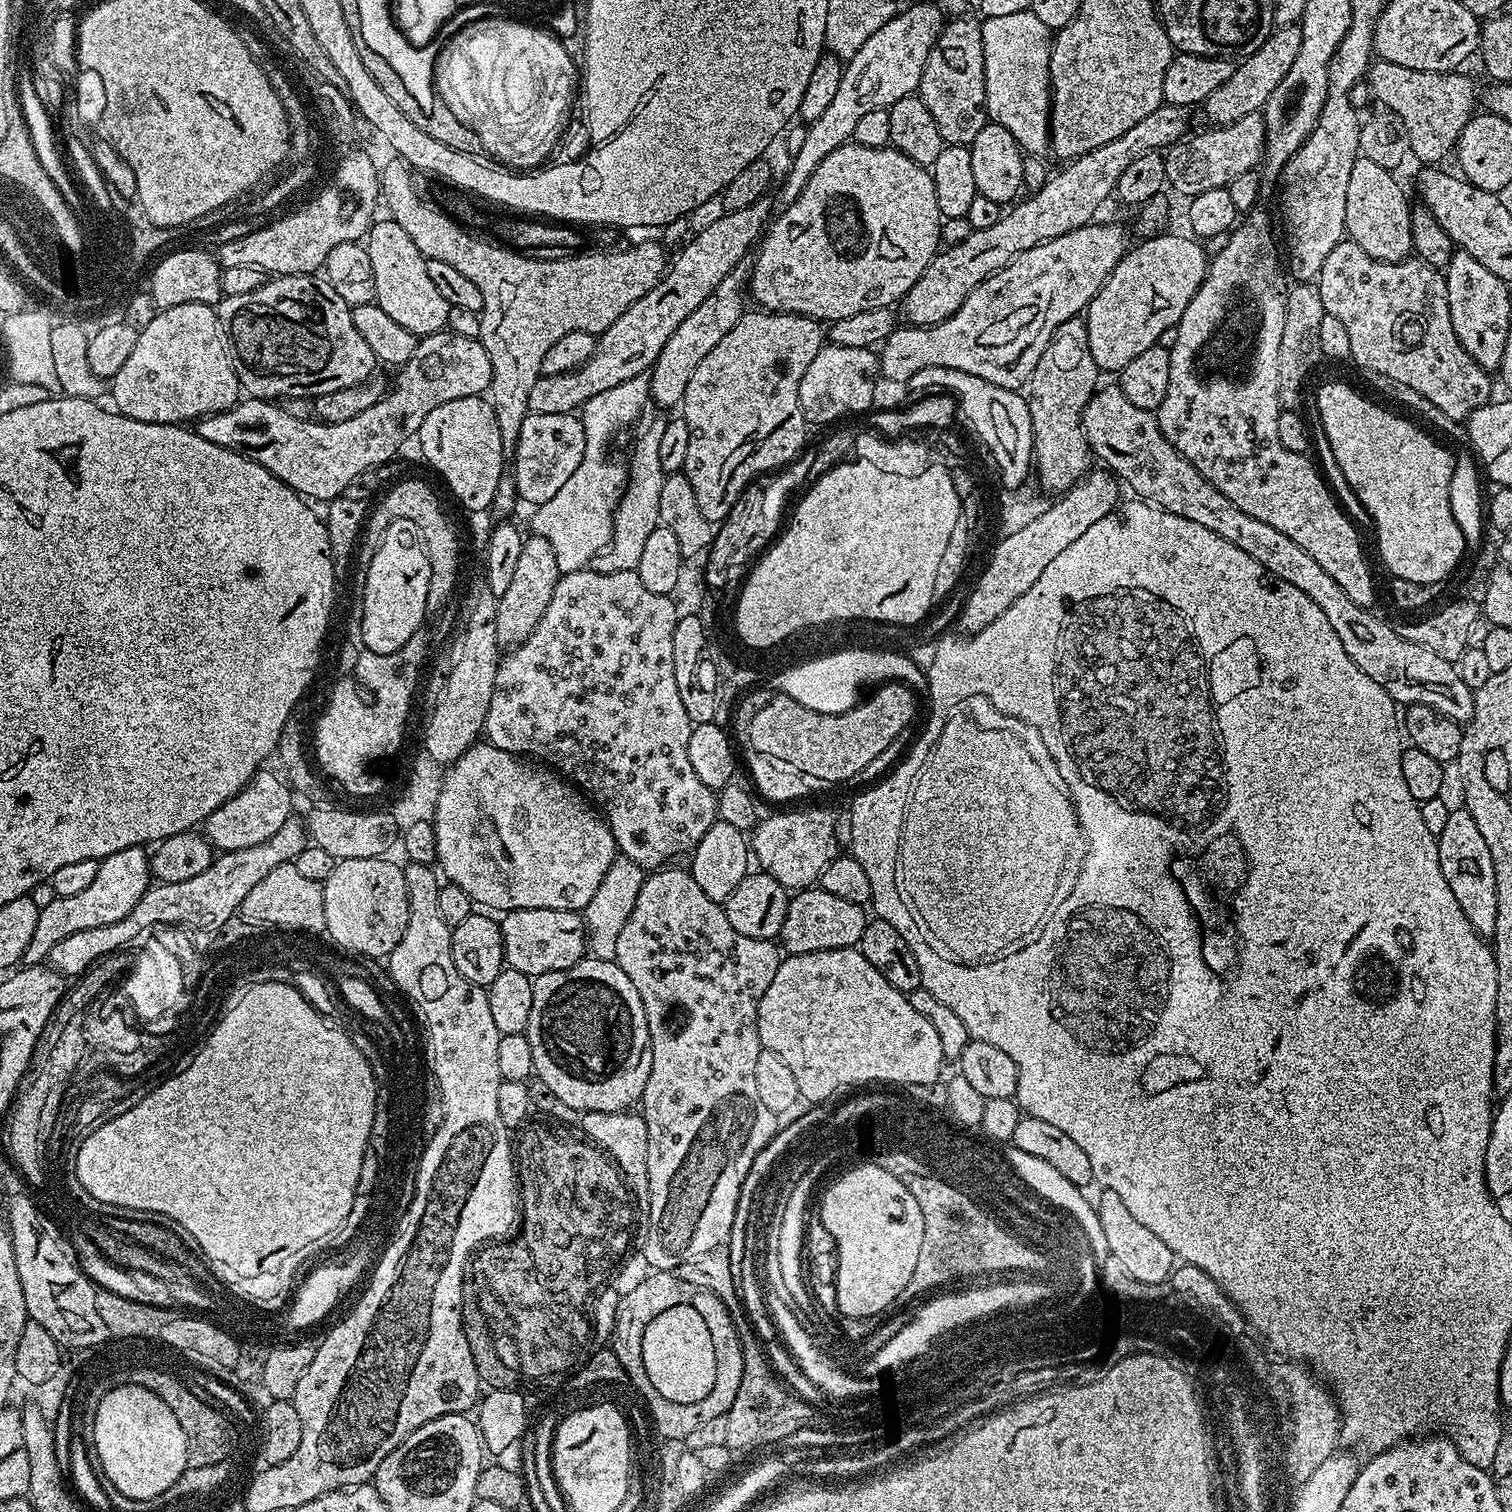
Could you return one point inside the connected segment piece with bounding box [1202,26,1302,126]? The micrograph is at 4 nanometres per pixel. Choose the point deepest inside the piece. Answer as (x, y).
(1255, 77)

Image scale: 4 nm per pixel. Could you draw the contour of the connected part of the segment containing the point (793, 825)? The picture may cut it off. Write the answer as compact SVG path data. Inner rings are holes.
M804 808L801 812L776 812L773 816L768 816L760 825L757 826L753 832L750 832L750 848L754 853L754 860L756 860L761 869L772 875L775 880L784 888L789 890L803 890L809 886L815 885L819 881L822 870L826 870L826 866L830 866L830 862L834 862L836 856L841 855L842 848L840 848L840 840L836 837L836 816L832 812L827 812L824 808Z

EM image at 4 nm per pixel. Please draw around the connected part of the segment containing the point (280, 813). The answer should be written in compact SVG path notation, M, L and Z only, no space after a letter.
M261 770L250 778L250 782L234 798L230 798L214 814L210 814L202 825L203 835L213 849L220 852L237 852L246 850L252 846L258 846L260 842L266 842L268 838L274 838L283 824L294 815L292 799L294 793L287 783L279 775Z

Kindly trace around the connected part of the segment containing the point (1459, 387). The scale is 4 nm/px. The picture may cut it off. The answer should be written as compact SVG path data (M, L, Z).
M1344 238L1334 246L1334 250L1330 251L1330 254L1327 254L1318 275L1318 287L1325 313L1338 318L1338 322L1342 322L1342 326L1346 326L1346 335L1350 338L1351 363L1354 362L1358 367L1365 368L1366 371L1373 372L1376 376L1385 376L1386 379L1393 380L1394 383L1401 384L1402 387L1409 388L1412 392L1417 392L1422 399L1429 400L1446 419L1464 422L1467 421L1470 413L1478 410L1483 404L1487 404L1493 399L1493 377L1485 372L1482 366L1478 366L1478 362L1474 362L1474 358L1470 358L1470 354L1466 354L1462 342L1458 342L1458 334L1454 334L1454 322L1450 318L1448 287L1444 277L1445 273L1441 269L1430 266L1425 260L1419 258L1409 258L1407 260L1399 260L1398 262L1375 260L1370 258L1370 254L1366 254L1366 250L1362 250L1362 246L1358 246L1352 240Z

